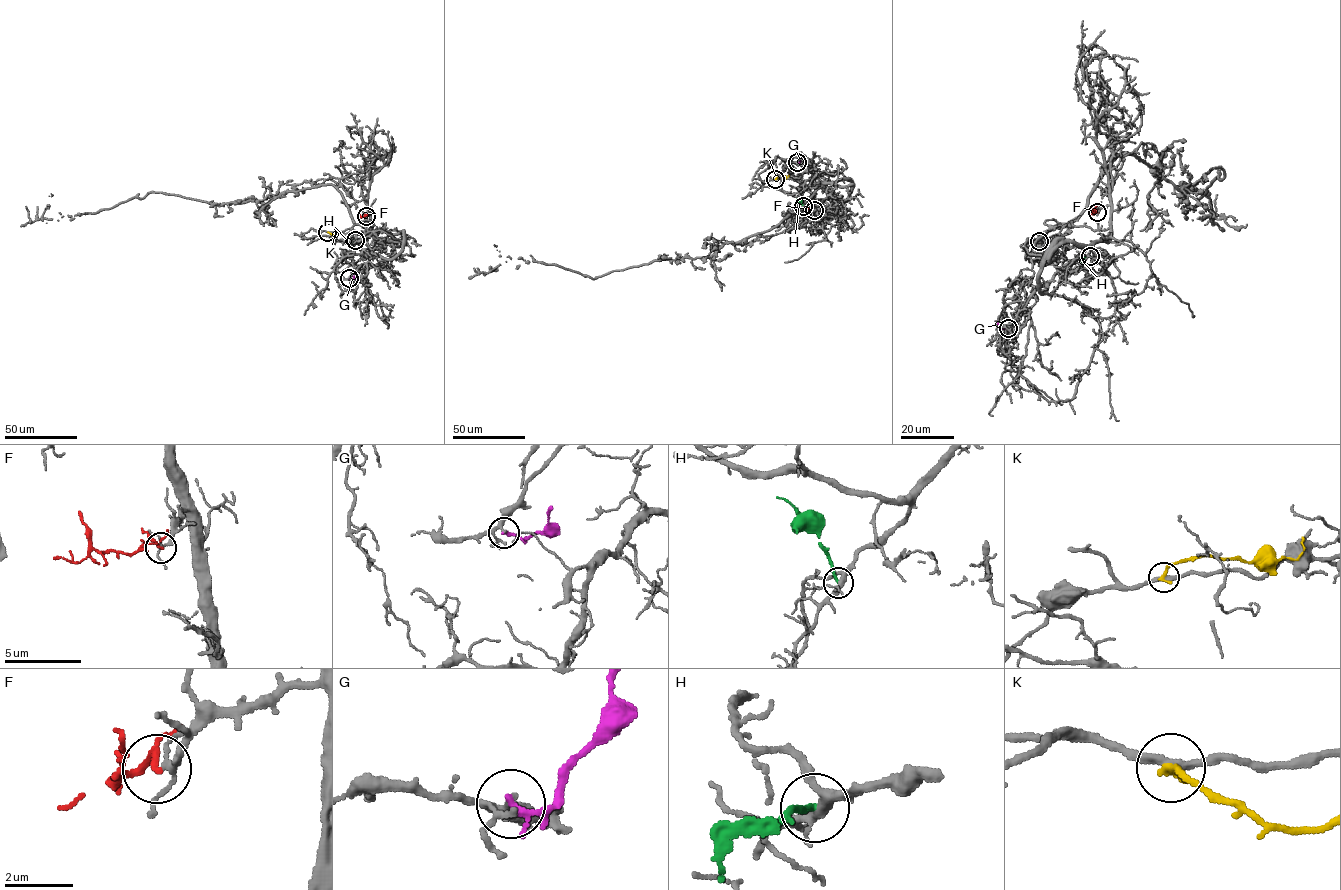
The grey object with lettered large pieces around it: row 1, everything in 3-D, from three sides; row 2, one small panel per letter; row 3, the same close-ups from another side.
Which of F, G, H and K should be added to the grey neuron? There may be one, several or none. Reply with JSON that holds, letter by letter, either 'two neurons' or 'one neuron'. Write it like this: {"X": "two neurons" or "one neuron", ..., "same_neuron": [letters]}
{"F": "one neuron", "G": "two neurons", "H": "two neurons", "K": "two neurons", "same_neuron": ["F"]}

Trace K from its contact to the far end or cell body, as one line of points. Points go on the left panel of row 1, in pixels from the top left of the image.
K: (328, 232), (341, 233)

